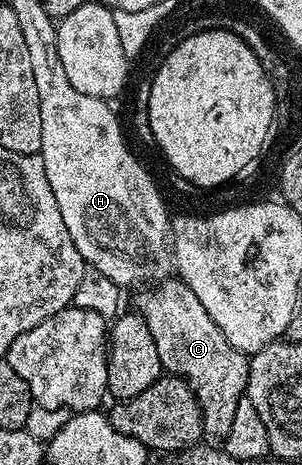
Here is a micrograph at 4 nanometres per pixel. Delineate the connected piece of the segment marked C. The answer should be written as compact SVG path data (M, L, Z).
M177 277L164 279L161 280L162 287L151 286L137 292L137 314L148 325L152 341L156 341L156 353L160 353L163 372L186 380L198 398L202 407L203 432L207 436L225 437L228 429L232 429L236 405L240 405L246 393L250 360L226 340L224 333L220 333L216 321L208 317L208 309L200 305L200 297L196 297L186 283Z

